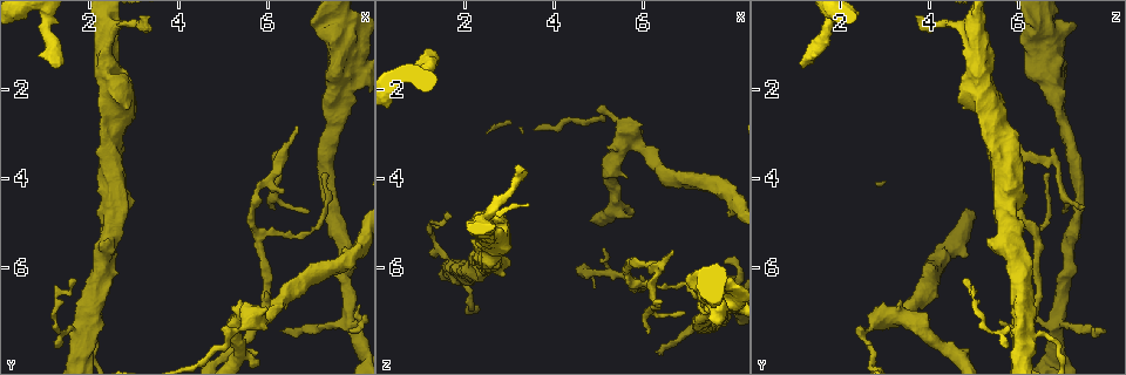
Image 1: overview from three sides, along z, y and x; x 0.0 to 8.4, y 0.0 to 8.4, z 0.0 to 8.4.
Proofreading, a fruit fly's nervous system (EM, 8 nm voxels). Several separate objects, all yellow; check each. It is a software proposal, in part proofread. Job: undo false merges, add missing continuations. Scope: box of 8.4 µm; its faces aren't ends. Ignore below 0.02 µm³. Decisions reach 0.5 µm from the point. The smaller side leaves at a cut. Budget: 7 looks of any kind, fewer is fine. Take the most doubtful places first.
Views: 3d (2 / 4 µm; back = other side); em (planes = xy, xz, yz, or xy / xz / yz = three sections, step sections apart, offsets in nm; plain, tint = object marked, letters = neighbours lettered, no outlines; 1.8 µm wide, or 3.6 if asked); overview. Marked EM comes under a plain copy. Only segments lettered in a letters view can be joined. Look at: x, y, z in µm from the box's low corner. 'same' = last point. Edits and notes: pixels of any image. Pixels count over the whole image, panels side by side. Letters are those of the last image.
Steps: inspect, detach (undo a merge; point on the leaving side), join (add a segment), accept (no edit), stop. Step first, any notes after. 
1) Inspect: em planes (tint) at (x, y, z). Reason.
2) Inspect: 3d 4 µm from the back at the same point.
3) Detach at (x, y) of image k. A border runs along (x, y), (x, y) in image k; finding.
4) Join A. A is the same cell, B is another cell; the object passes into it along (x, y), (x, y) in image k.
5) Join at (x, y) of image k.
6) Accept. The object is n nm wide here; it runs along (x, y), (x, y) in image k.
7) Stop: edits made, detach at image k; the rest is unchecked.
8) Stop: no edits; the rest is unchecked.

Inspect: 3d 4 µm at (1.35, 1.55, 1.15). Long arm stops here.

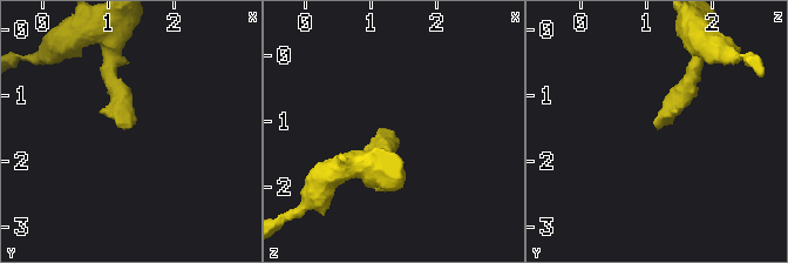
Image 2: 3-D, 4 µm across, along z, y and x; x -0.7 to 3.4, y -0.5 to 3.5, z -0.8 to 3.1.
Inspect: em 3.6 µm planes (letters) at (1.30, 1.50, 1.20).

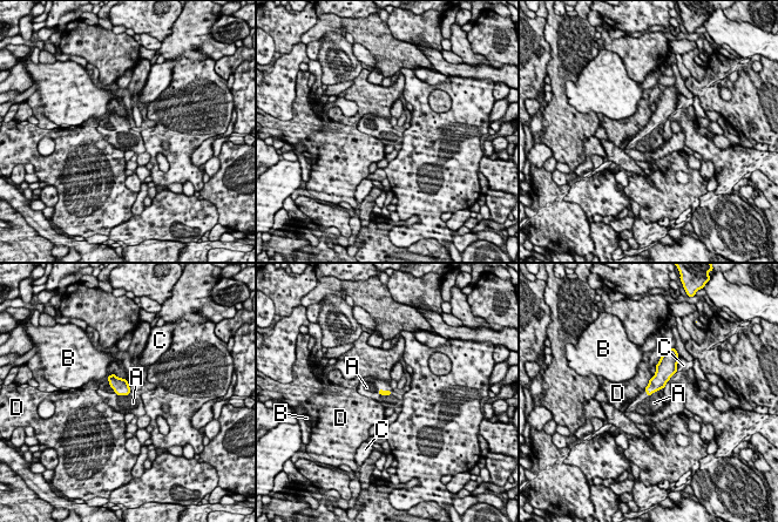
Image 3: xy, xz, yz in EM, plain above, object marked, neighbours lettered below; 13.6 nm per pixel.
Join A. A is the same cell, B, C and D are other cells; the object passes into it along (381, 392), (385, 394), (369, 388) in image 3; the cell continues.

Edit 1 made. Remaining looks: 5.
Inspect: overview.

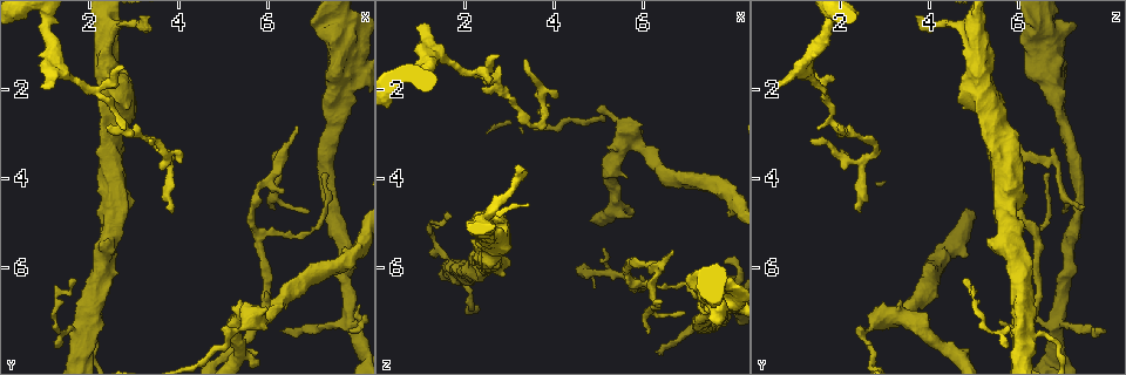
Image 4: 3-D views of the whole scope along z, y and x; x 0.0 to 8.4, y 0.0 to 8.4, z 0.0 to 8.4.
Inspect: em 3.6 µm planes (letters) at (6.35, 3.60, 6.05). Abrupt turn.

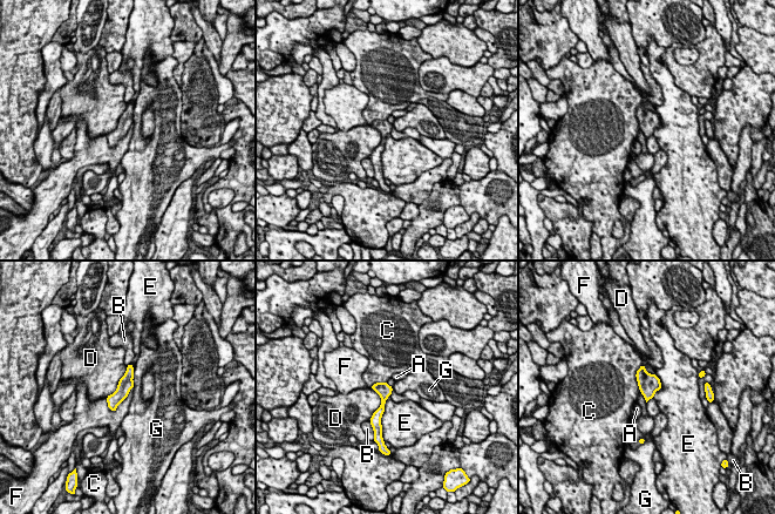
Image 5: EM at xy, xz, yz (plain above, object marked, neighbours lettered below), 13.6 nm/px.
Accept. A, B, C, D, E, F and G are other cells; a border runs along (133, 386), (114, 411), (107, 406) in image 5; continuous, no second cell.

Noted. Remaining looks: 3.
Inspect: 3d 2 µm from the back at (1.90, 7.45, 6.05). Sudden change in width.

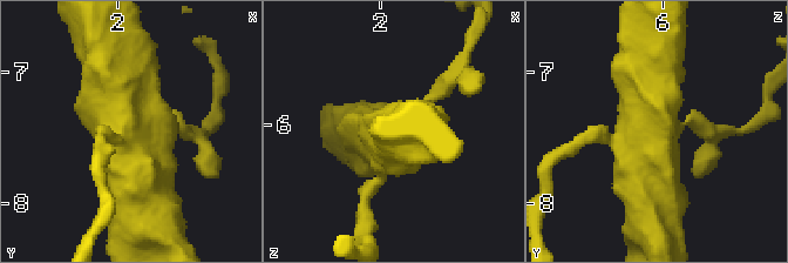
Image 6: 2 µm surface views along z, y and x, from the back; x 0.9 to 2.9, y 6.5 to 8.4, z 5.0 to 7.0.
Inspect: em planes (letters) at (1.84, 7.42, 6.08). 4 arms meet here; shape alone is not enough.

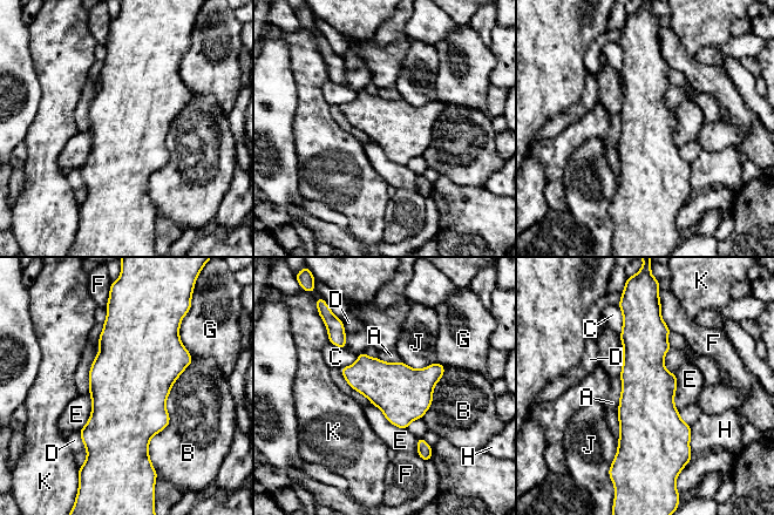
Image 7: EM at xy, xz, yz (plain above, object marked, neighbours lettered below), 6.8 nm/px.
Accept. A, B, C, D, E, F, G, H, J and K are other cells; a border runs along (89, 393), (90, 417), (77, 432) in image 7; one cell here.

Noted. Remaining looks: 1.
Stop: edits made, join at image 3; the rest is unchecked.

